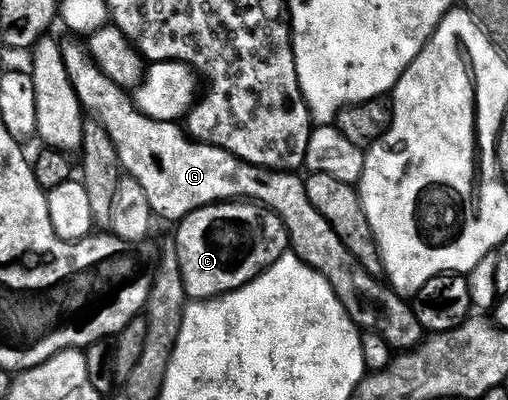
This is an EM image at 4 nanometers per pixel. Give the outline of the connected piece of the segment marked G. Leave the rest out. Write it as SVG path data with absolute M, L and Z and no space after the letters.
M67 42L62 52L72 89L76 89L83 112L100 124L108 137L112 137L123 172L144 189L148 205L152 205L159 220L181 221L202 207L227 201L250 200L266 207L284 221L284 229L290 238L290 251L332 285L340 305L344 305L359 329L366 333L379 333L391 349L399 347L397 350L402 353L419 346L424 330L414 315L413 306L381 278L370 275L368 269L364 269L364 265L344 249L344 241L336 237L332 225L328 225L312 205L301 174L243 163L224 149L190 138L177 122L165 123L148 117L135 107L123 87L116 85L95 65L83 44L81 47L78 43Z

